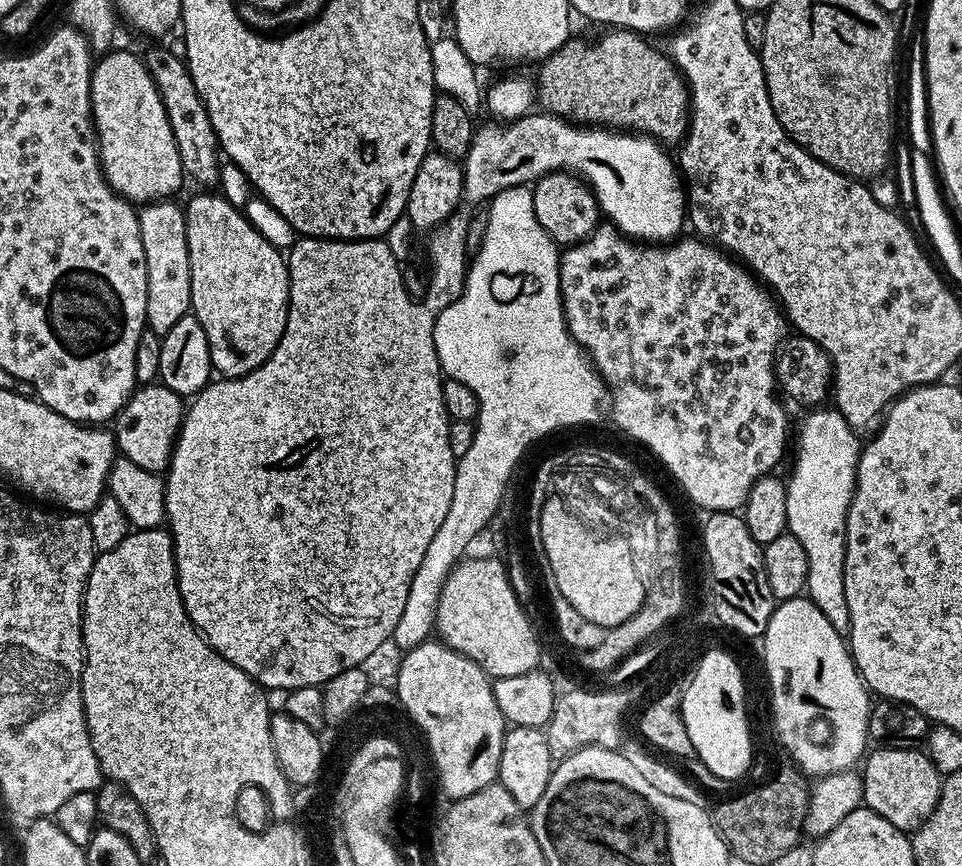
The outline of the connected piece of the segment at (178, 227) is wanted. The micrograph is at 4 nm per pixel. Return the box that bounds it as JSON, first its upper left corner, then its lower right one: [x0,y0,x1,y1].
[139,199,192,337]

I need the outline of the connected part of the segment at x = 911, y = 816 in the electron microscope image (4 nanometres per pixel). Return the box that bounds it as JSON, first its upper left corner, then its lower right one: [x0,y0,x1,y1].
[863,748,942,834]

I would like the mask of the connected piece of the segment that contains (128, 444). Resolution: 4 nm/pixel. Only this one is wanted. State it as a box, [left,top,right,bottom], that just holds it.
[114,382,185,473]

